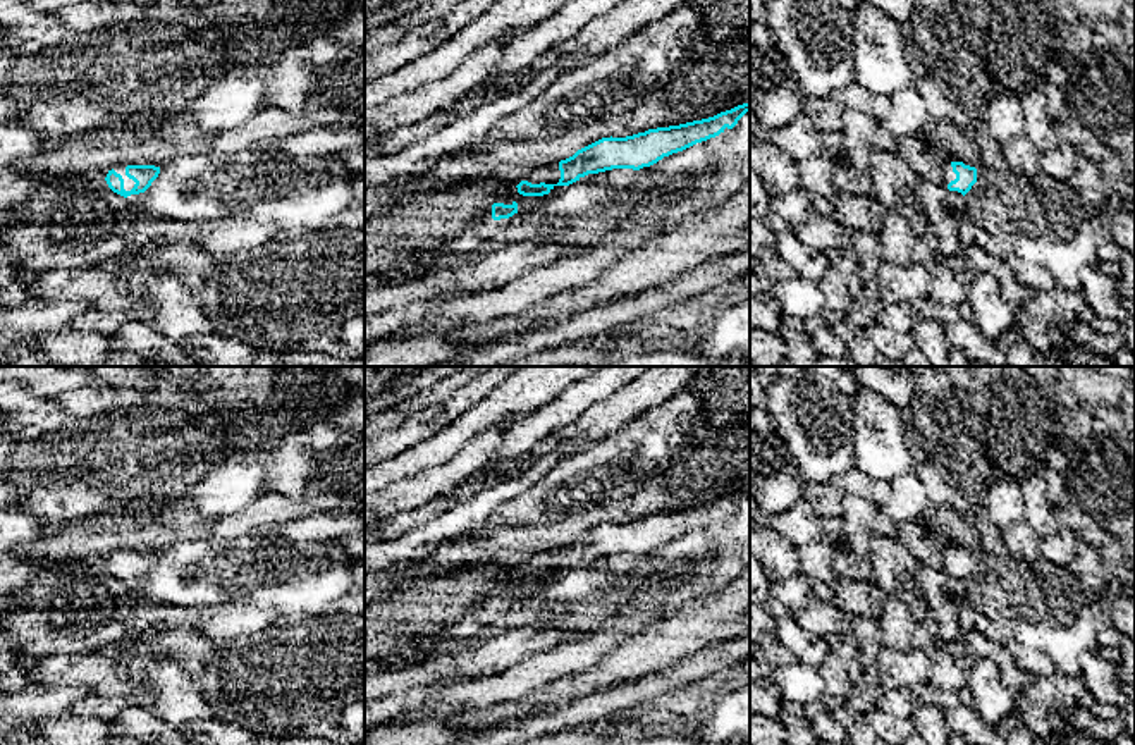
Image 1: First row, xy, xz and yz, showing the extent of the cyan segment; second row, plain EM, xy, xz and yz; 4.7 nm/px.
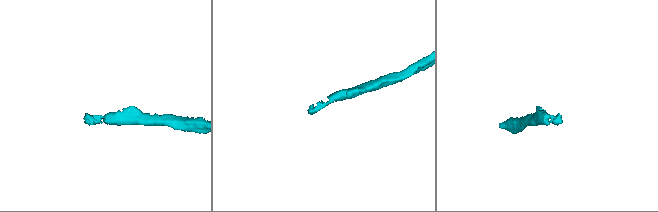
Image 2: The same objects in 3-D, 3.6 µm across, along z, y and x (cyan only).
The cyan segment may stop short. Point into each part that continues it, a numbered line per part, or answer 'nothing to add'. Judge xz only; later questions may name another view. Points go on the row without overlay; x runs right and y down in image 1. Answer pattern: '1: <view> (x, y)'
1: xz (549, 560)

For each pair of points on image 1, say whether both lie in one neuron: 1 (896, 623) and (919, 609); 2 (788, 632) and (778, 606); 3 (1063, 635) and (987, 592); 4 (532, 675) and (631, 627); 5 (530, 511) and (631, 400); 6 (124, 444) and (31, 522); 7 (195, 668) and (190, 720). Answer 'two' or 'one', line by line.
1: one
2: two
3: one
4: one
5: two
6: two
7: two

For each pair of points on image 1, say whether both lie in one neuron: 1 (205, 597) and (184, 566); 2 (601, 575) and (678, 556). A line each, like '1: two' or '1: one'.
1: one
2: one

